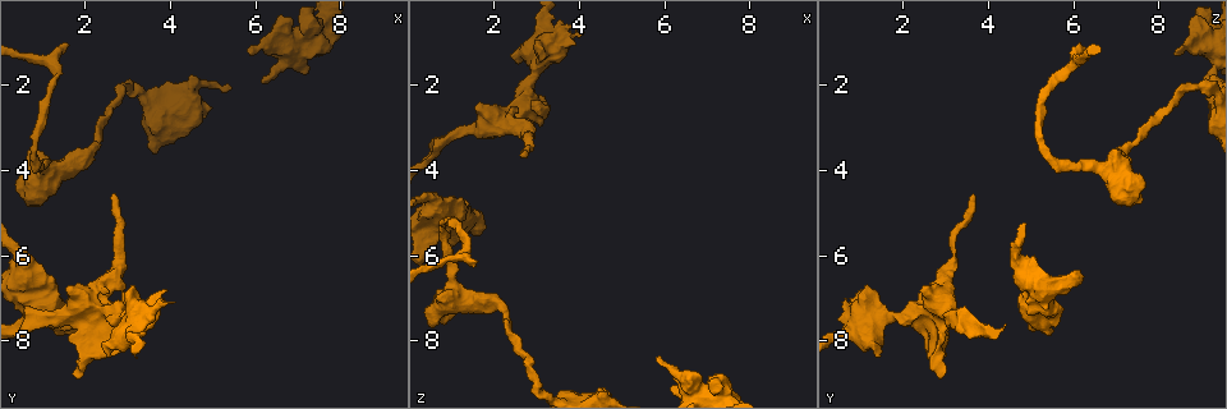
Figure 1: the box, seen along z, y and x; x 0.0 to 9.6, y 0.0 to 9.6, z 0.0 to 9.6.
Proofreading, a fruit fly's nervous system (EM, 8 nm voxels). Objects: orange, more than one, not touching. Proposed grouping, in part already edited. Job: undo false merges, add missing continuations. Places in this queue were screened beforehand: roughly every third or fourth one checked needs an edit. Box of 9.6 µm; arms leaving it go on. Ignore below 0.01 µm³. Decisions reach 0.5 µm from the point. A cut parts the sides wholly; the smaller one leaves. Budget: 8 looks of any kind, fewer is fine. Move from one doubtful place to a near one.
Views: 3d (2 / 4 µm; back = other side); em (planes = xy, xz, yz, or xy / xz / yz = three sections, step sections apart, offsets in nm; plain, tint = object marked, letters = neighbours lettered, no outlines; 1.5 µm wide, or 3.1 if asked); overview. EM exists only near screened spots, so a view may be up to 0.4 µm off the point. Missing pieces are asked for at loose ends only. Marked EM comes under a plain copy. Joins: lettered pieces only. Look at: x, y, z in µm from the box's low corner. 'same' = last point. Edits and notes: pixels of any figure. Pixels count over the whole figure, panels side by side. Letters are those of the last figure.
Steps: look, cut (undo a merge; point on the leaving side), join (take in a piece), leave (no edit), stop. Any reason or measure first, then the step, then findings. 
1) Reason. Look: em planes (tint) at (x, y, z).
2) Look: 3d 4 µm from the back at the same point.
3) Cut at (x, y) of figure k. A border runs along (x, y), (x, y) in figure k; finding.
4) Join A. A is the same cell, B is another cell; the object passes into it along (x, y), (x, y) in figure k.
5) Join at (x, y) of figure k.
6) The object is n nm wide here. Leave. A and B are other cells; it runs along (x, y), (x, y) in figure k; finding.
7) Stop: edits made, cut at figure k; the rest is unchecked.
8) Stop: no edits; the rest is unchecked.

Thin end. Look: 3d 4 µm at (1.60, 1.05, 6.15).

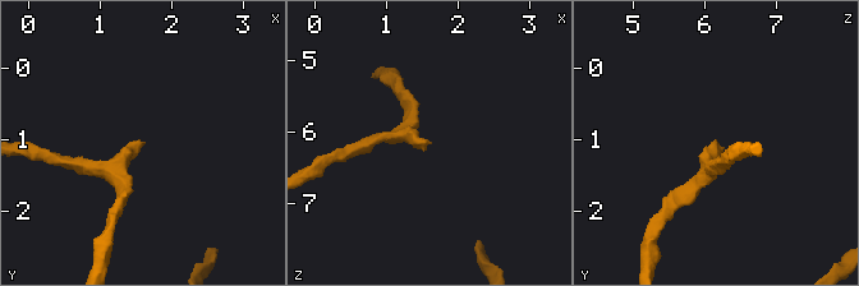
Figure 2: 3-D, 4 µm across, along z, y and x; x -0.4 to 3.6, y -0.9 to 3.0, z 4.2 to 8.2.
Look: em planes (tint) at (1.60, 1.00, 6.10).

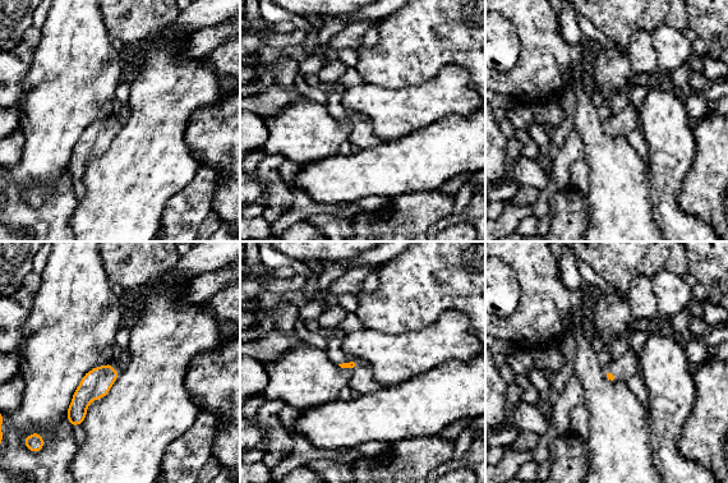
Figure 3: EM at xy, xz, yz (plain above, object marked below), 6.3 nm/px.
Look: em planes (letters) at the same point.

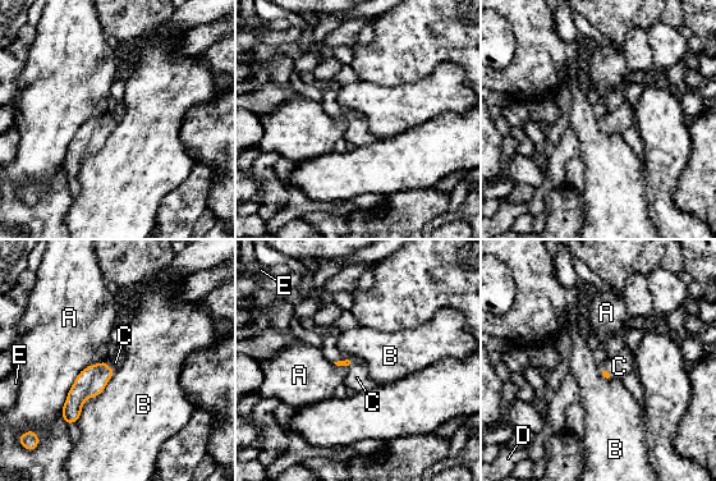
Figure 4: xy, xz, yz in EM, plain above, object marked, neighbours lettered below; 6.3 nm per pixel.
The longest contact is with A, 480 nm. Join C. C is the same cell, A, B, D and E are other cells; the object passes into it along (605, 374), (607, 370), (619, 366) in figure 4; the neuron continues.

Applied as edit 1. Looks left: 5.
Look: overview.

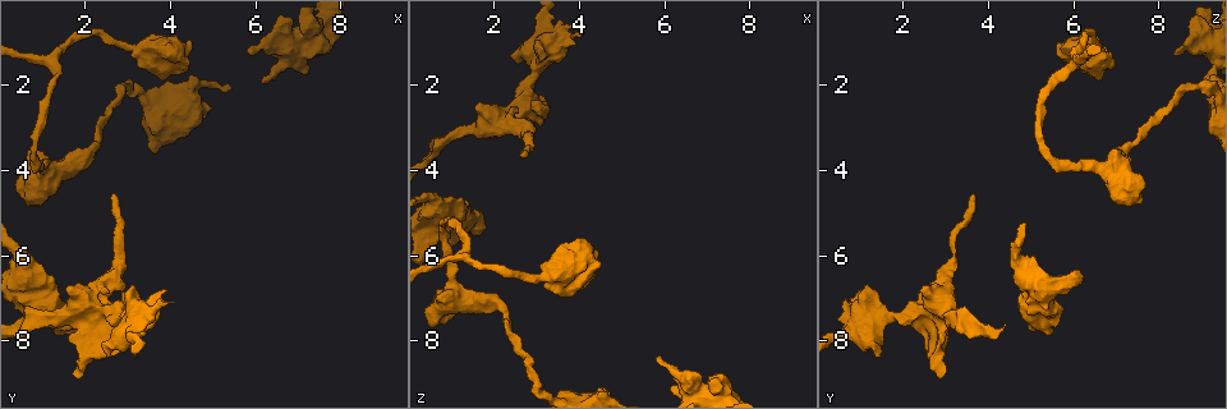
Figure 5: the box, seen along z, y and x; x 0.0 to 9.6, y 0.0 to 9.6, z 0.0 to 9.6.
Free end. Look: em planes (tint) at (5.90, 1.25, 8.40).

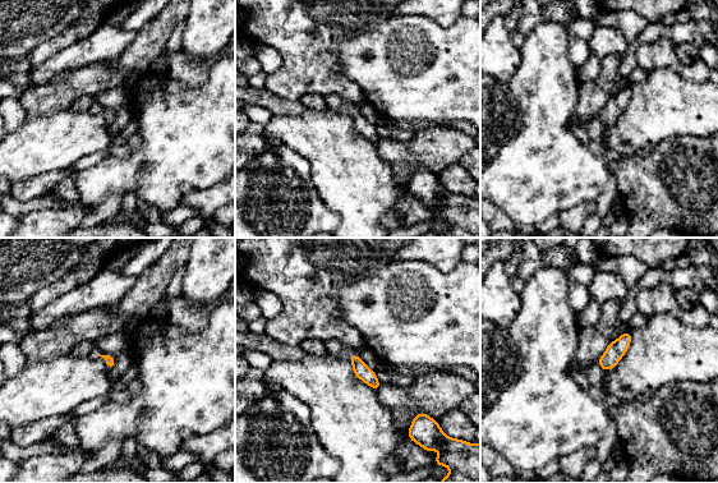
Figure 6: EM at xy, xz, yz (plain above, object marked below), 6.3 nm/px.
Look: em planes (letters) at the same point.

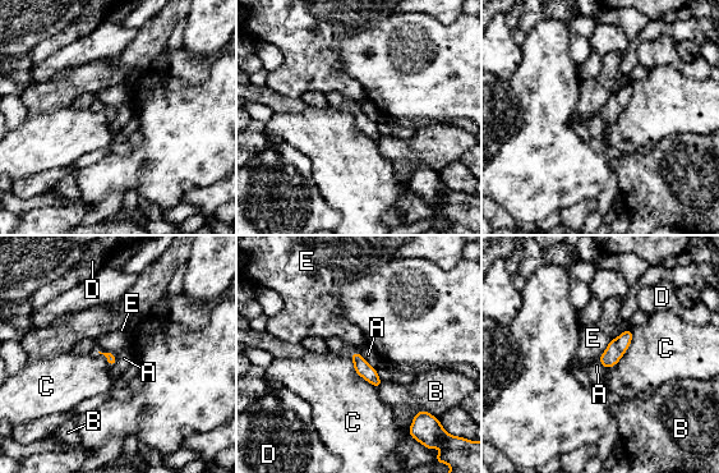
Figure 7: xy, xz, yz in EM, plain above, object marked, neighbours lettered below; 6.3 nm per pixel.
Leave. A, B, C, D and E are other cells; a border runs along (359, 353), (376, 370) in figure 7; no lettered piece goes on from it.

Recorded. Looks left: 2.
Free end. Look: 3d 2 µm at (1.80, 8.90, 2.90).

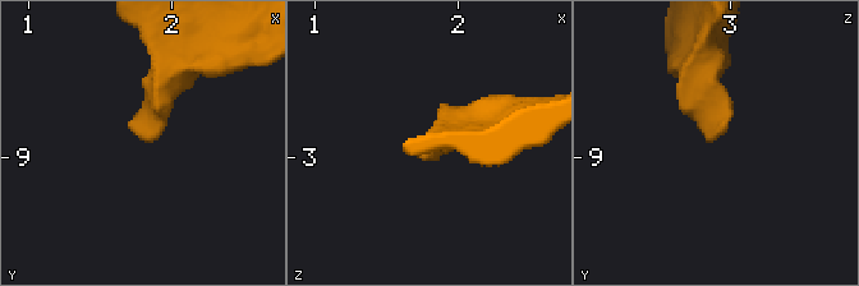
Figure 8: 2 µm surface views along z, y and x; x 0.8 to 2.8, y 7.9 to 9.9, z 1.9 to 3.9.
Need the tissue. Look: em xz step 4 (letters) at (1.74, 8.86, 2.92).

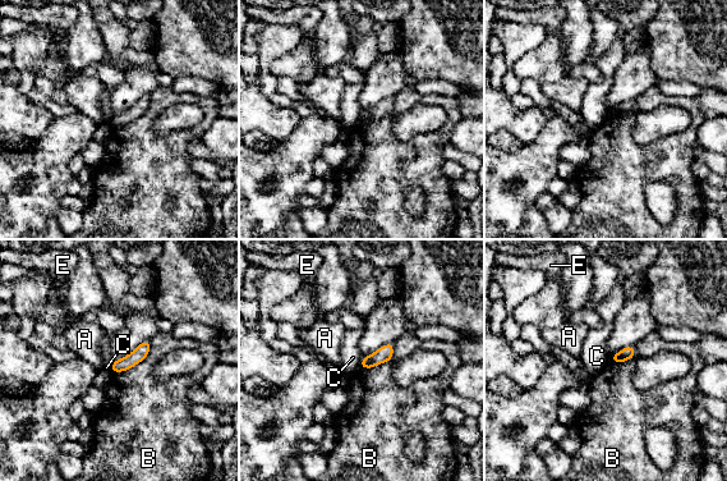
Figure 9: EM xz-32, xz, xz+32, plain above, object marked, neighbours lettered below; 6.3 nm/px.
Leave. A, B, C and E are other cells; it runs along (147, 344), (133, 358), (114, 369) in figure 9; none of them fits.

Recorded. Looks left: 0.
Stop: edits made, join at figure 4; the rest is unchecked.

